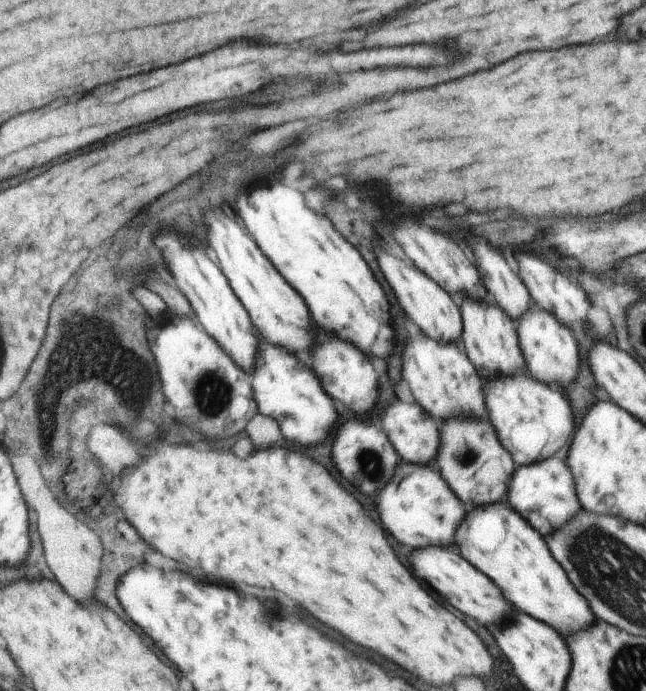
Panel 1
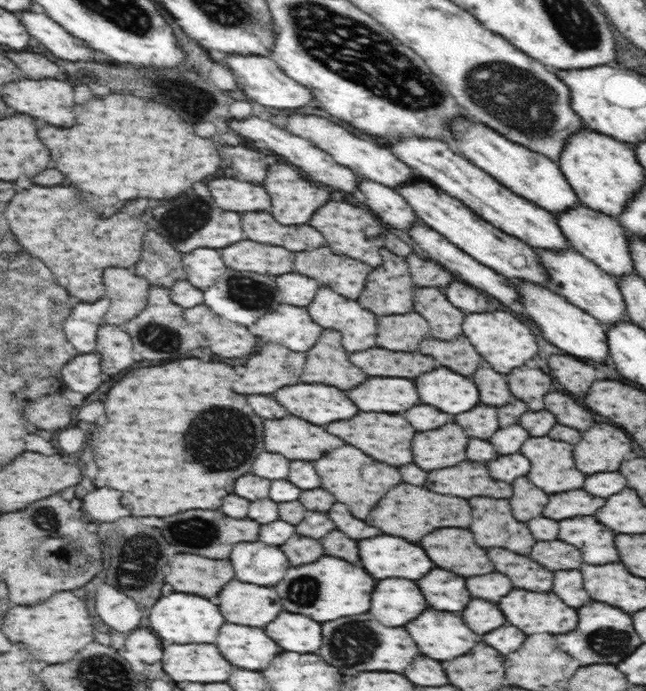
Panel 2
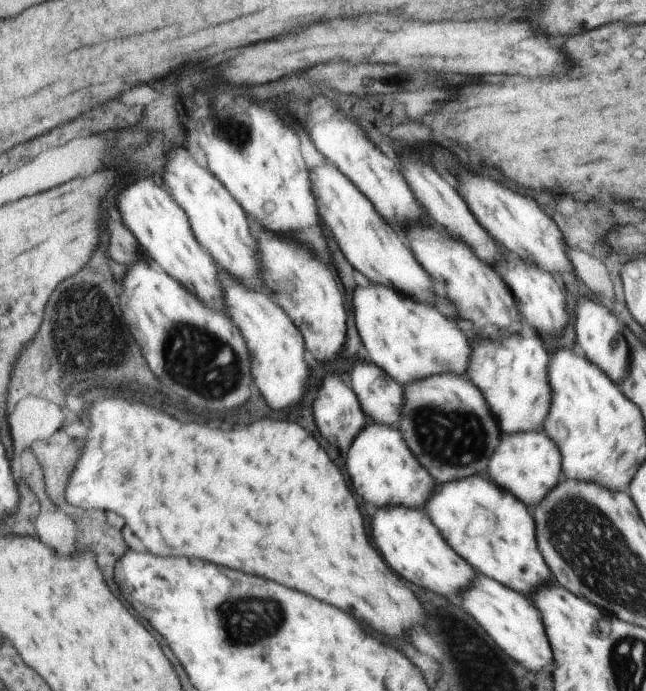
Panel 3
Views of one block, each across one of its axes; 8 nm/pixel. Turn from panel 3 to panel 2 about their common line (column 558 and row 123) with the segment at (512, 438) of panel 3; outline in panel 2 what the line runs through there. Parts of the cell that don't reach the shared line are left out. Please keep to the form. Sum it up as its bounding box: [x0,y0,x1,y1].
[452,116,580,214]

